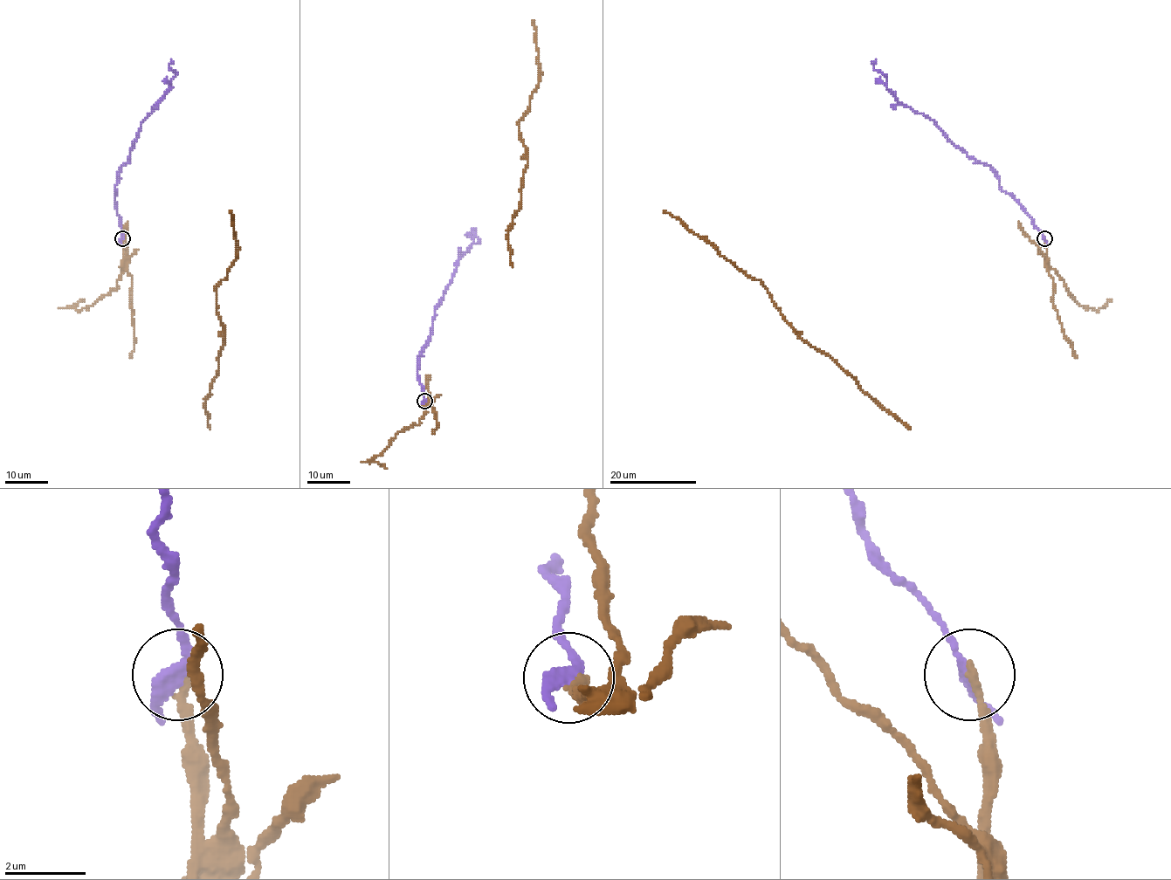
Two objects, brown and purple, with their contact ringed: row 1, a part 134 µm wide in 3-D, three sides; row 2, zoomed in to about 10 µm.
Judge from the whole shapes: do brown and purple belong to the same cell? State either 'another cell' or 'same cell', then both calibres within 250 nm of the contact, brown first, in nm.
another cell | 240/280 nm

